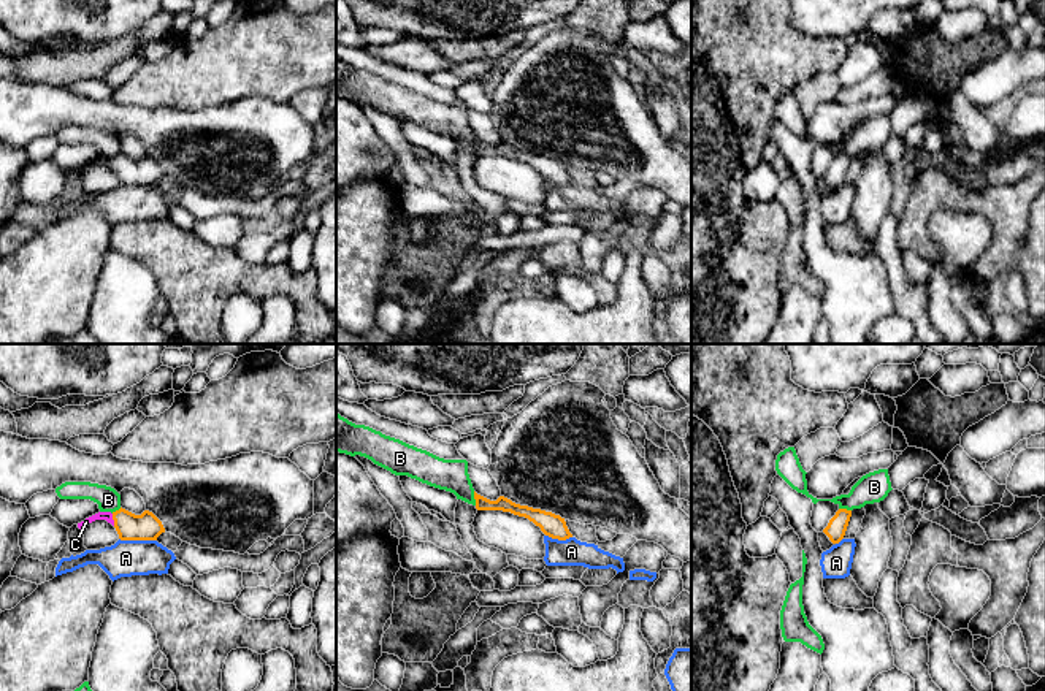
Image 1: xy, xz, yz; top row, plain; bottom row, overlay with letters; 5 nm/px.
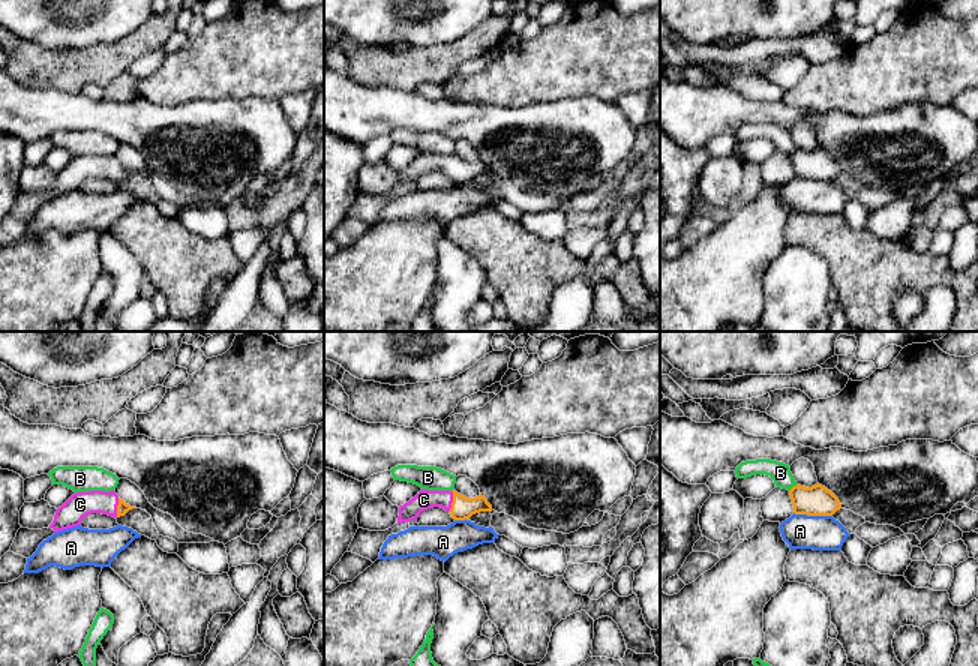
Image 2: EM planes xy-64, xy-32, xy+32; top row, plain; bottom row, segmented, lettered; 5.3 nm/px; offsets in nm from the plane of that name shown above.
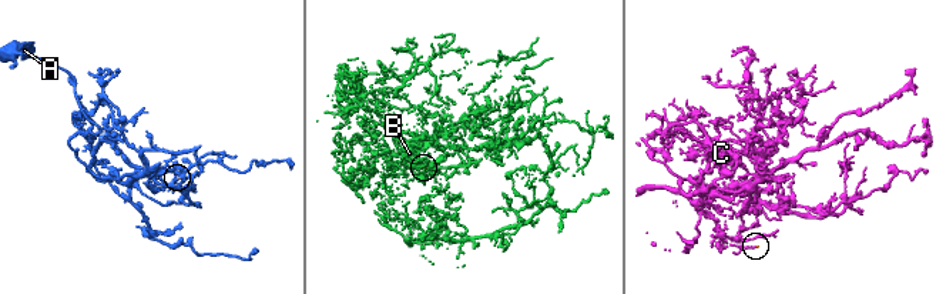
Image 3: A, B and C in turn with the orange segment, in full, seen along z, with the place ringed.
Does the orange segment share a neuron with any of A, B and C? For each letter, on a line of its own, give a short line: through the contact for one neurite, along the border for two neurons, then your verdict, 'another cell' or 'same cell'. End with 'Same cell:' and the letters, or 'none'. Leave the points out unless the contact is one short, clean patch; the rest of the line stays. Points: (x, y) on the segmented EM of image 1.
A: another cell
B: line xz (473, 492), (476, 504); another cell
C: line xy (146, 526), (113, 519), (102, 515); same cell
Same cell: C

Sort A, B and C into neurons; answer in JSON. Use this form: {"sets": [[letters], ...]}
{"sets": [["A"], ["B"], ["C"]]}

